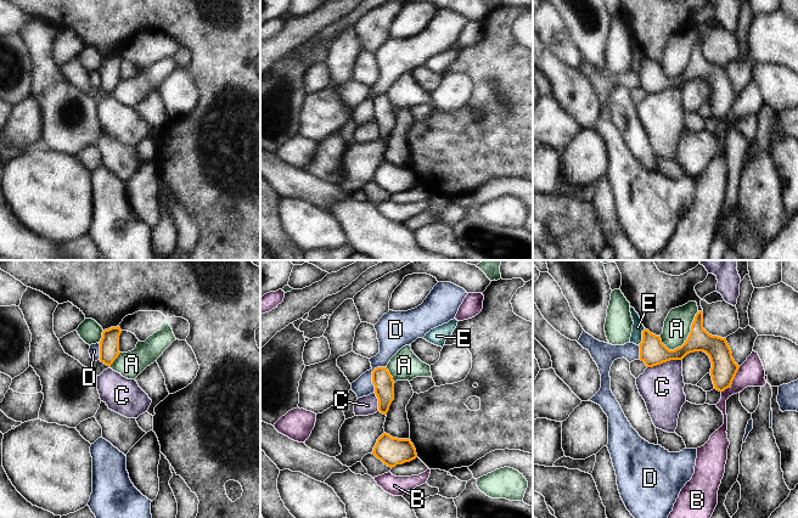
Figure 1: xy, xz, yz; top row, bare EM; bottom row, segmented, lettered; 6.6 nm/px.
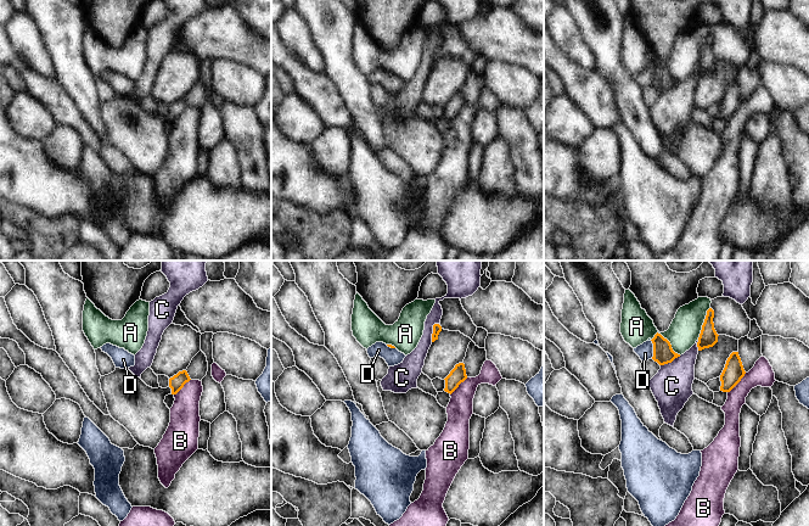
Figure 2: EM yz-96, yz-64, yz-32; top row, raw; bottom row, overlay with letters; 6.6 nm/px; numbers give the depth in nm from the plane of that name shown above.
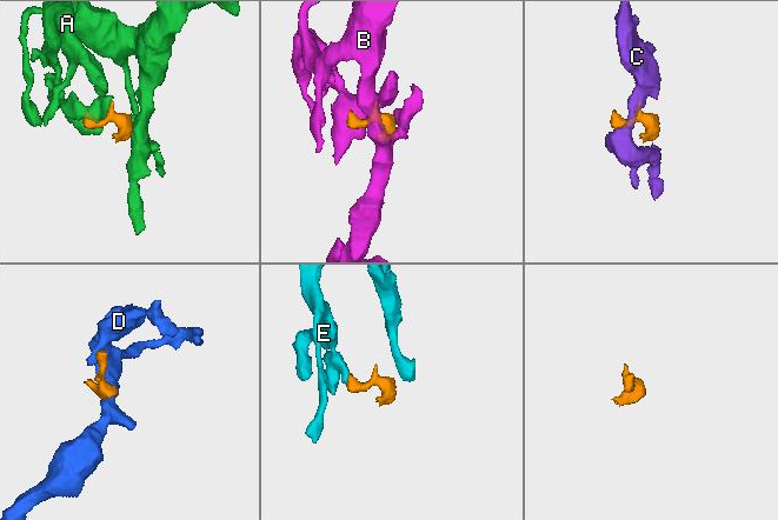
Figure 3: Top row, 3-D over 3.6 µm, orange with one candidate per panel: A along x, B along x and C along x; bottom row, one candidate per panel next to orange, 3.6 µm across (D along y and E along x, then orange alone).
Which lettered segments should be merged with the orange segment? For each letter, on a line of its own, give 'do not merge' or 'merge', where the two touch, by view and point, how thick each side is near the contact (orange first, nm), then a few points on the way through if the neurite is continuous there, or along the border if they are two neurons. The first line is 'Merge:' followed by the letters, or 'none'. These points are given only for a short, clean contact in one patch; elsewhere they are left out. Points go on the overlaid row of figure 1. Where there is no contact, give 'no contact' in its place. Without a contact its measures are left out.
Merge: none
A: do not merge; contact yz (689, 334); calibres 160 and 180 nm
B: do not merge; contact yz (732, 379); calibres 170 and 180 nm; border yz (740, 366), (732, 383), (721, 392)
C: do not merge; contact yz (664, 361); calibres 180 and 280 nm
D: do not merge; contact xz (372, 376); calibres 130 and 150 nm; border xz (385, 366), (377, 366), (372, 371), (374, 392)
E: do not merge; contact yz (642, 337); calibres 180 and 80 nm; border yz (645, 328), (639, 345)

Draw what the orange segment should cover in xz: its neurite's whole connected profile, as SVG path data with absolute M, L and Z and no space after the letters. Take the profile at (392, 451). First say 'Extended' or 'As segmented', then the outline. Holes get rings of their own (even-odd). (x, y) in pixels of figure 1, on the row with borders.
As segmented. M387 433L377 439L372 455L390 468L417 457L416 449L410 439L393 438Z

